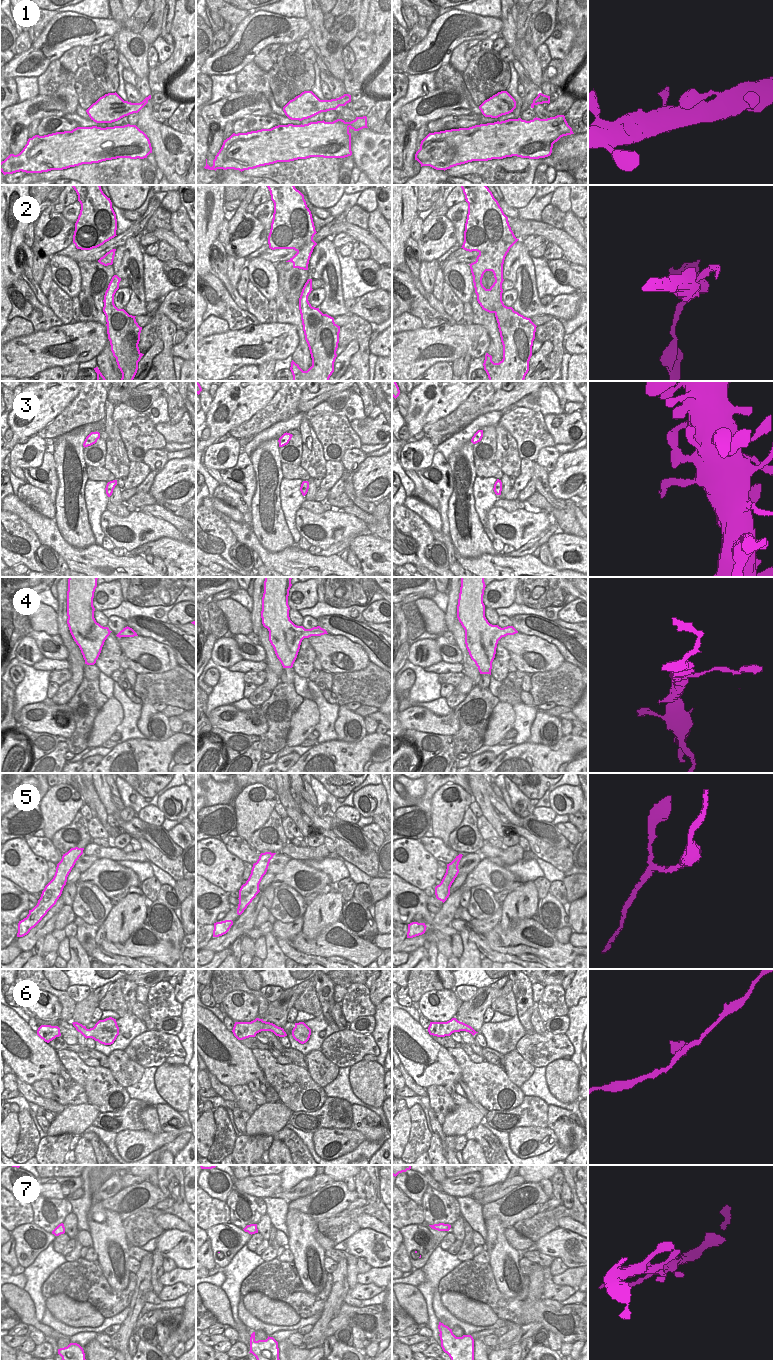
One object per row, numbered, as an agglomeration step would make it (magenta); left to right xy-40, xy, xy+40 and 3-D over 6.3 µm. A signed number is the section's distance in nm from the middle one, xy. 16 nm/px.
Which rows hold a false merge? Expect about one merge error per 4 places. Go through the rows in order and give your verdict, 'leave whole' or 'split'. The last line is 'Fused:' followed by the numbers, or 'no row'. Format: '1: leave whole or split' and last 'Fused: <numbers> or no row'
1: leave whole
2: leave whole
3: leave whole
4: leave whole
5: split
6: leave whole
7: leave whole
Fused: 5

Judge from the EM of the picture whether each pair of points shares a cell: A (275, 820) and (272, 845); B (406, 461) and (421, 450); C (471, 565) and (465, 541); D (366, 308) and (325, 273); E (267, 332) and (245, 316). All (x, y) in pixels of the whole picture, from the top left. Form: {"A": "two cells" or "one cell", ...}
{"A": "one cell", "B": "one cell", "C": "two cells", "D": "one cell", "E": "two cells"}

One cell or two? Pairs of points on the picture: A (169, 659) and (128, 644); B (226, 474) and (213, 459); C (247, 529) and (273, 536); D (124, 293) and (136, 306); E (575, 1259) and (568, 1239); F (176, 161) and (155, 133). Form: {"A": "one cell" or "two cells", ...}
{"A": "one cell", "B": "two cells", "C": "two cells", "D": "two cells", "E": "one cell", "F": "one cell"}

